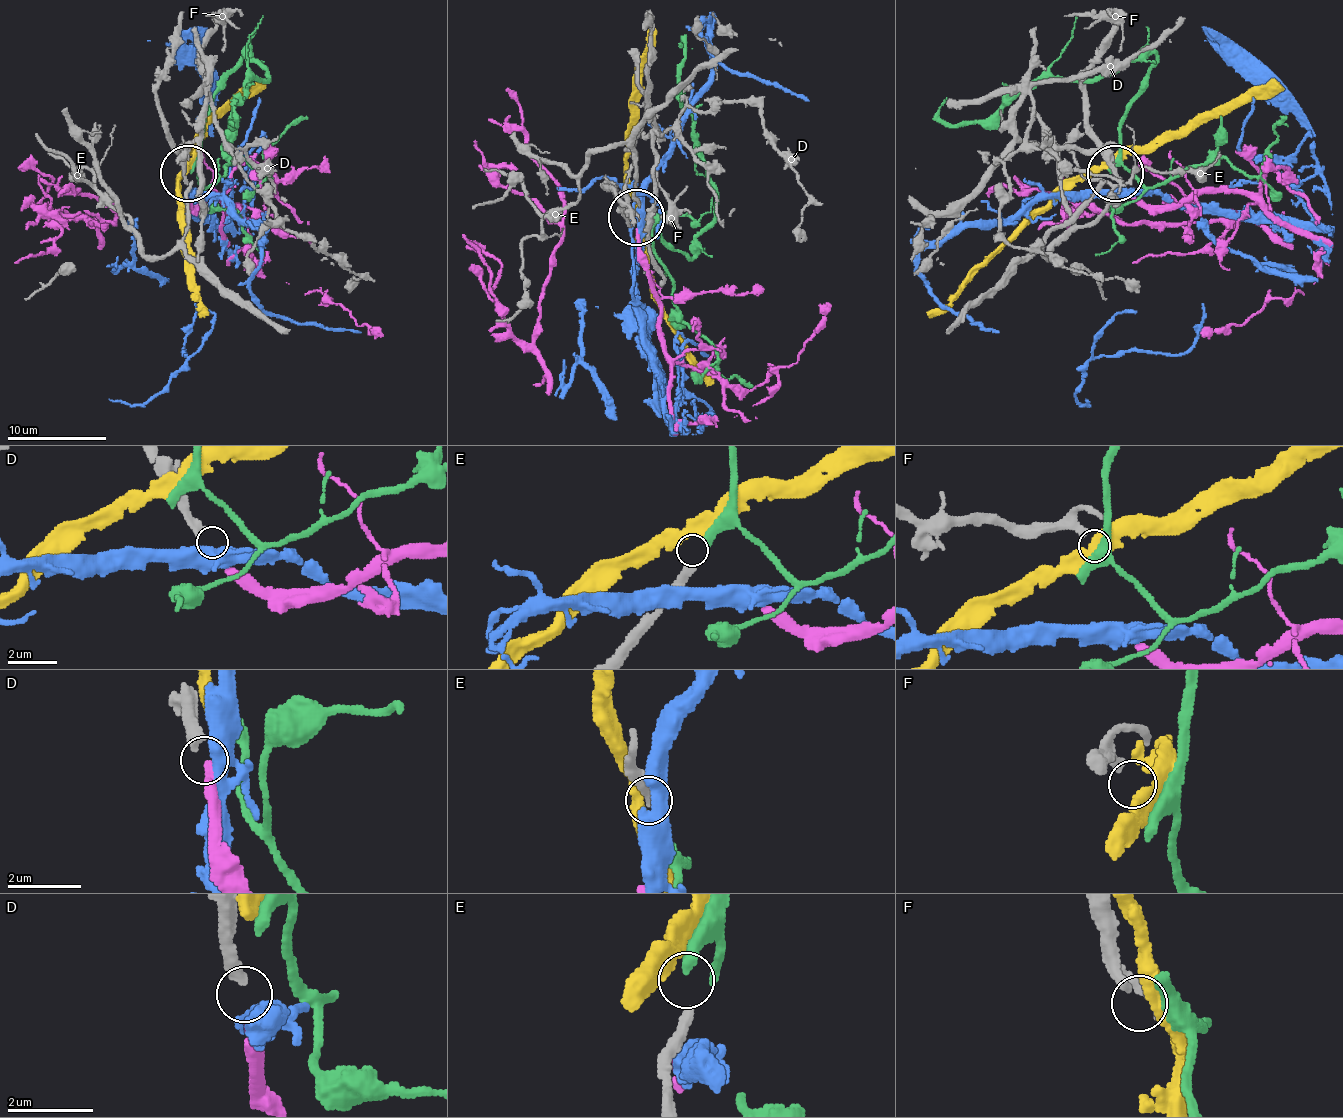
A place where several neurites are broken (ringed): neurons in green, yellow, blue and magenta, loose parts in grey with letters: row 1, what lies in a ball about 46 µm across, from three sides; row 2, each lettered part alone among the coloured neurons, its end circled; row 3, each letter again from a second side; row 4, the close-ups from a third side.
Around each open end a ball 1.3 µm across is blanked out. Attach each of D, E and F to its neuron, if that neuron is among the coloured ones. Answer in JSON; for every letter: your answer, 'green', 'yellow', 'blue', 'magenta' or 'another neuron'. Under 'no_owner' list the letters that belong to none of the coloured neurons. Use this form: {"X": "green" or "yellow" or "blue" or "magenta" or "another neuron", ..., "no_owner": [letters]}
{"D": "magenta", "E": "green", "F": "another neuron", "no_owner": ["F"]}

